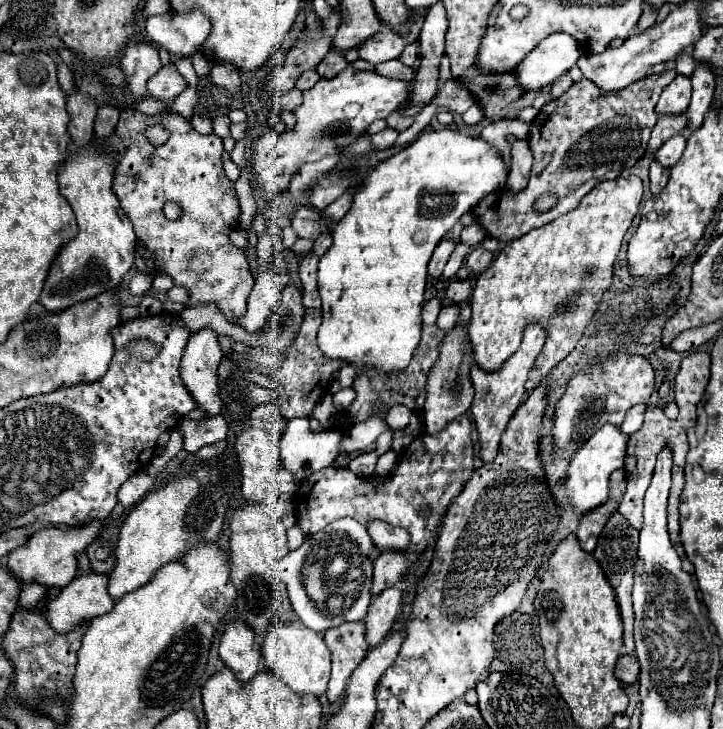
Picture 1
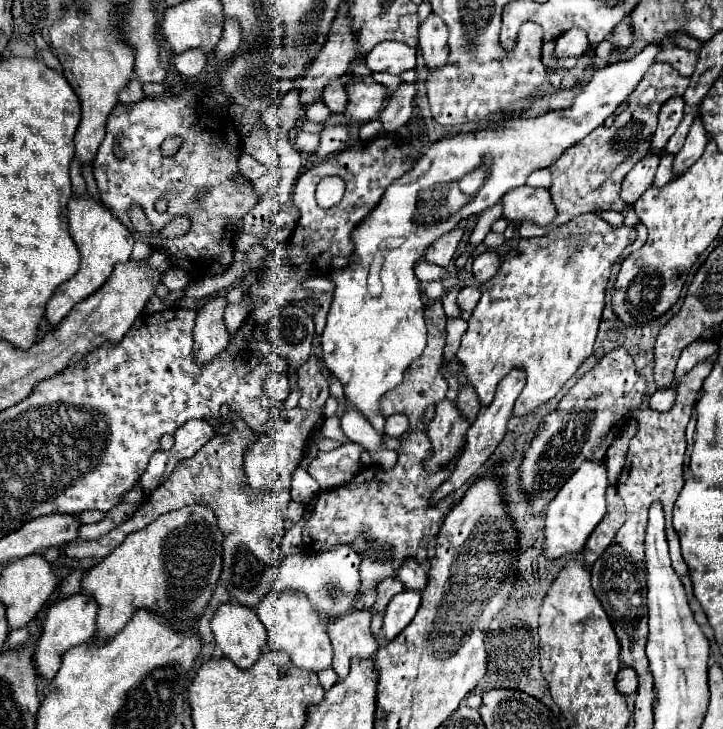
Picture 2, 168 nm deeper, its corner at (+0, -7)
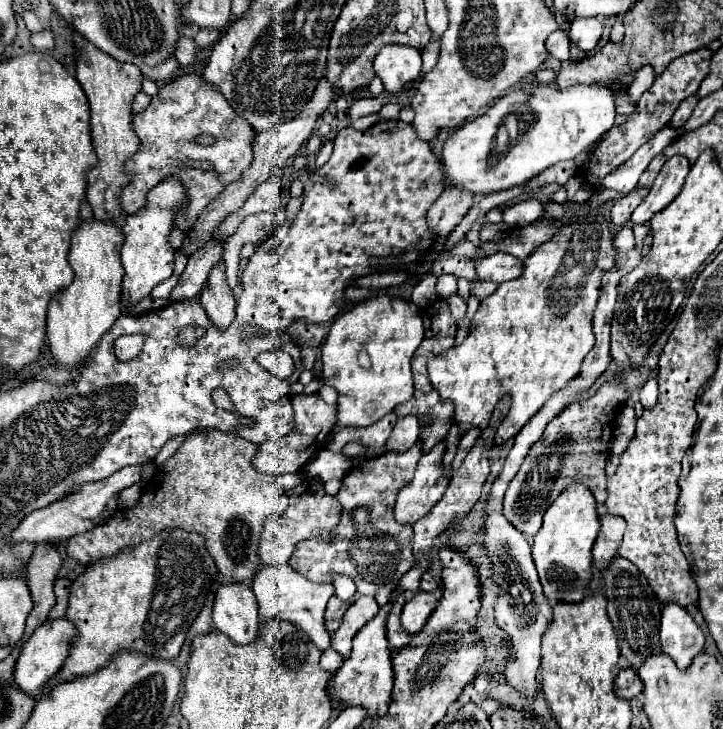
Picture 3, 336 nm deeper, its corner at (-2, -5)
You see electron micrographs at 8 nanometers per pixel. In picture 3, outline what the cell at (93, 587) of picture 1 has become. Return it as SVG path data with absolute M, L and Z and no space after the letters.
M61 617L61 619L49 619L47 623L43 623L33 635L31 639L23 645L23 651L17 659L17 671L15 671L15 679L17 679L17 685L25 691L25 693L37 693L37 689L43 689L45 683L55 677L59 673L59 669L63 667L75 639L79 637L79 631L77 627L67 619L67 617Z

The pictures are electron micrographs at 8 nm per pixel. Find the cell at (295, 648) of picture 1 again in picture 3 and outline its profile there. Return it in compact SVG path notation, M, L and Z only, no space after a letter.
M265 565L255 575L251 589L259 603L259 619L261 621L267 623L273 617L281 617L281 619L289 621L291 625L295 625L297 629L301 629L313 641L313 645L317 645L317 649L321 649L321 651L329 649L331 635L325 629L323 615L325 615L325 605L327 605L329 597L335 593L333 585L313 583L307 577L303 577L301 573L297 573L295 569L291 569L289 565L277 565L277 567Z

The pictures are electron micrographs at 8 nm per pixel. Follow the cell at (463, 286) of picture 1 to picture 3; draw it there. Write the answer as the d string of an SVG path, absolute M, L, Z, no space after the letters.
M473 281L471 283L471 293L477 299L485 299L485 295L491 295L495 289L497 289L497 285L495 283L487 283L487 281Z

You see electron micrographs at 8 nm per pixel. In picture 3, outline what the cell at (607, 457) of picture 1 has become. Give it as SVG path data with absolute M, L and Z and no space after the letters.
M573 481L543 515L543 525L533 539L533 561L549 601L581 601L591 579L591 547L599 533L597 501L583 481Z

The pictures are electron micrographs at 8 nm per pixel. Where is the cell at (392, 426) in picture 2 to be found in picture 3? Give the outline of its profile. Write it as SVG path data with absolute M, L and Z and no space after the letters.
M407 415L397 419L389 439L387 439L387 449L389 451L405 451L409 449L419 437L419 421L415 415Z

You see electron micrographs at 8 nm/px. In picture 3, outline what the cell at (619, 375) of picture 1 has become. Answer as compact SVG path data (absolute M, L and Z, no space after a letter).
M611 377L597 389L593 397L565 407L553 421L547 423L543 437L529 449L503 499L503 515L509 519L509 523L513 523L513 527L525 535L535 535L549 503L555 501L573 479L585 479L597 501L607 499L605 463L611 453L611 419L615 419L617 411L623 403L627 403L627 399L627 385L621 379Z

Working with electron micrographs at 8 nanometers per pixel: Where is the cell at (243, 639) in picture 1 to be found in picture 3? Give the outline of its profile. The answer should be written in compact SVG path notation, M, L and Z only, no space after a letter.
M243 583L221 585L213 605L213 625L235 645L253 643L259 635L257 601L251 587Z

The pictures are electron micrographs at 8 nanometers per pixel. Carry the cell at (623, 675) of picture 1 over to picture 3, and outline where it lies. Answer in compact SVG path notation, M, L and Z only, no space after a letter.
M621 669L617 679L615 679L615 693L621 697L621 699L633 699L637 697L639 693L643 691L643 683L637 675L635 669Z

